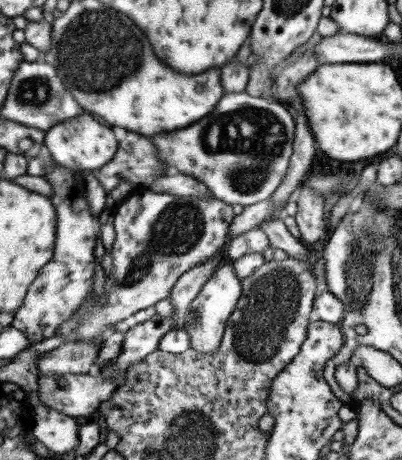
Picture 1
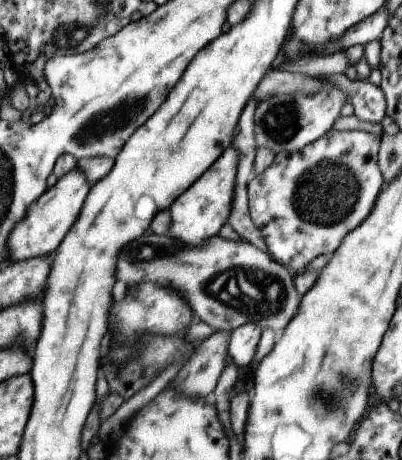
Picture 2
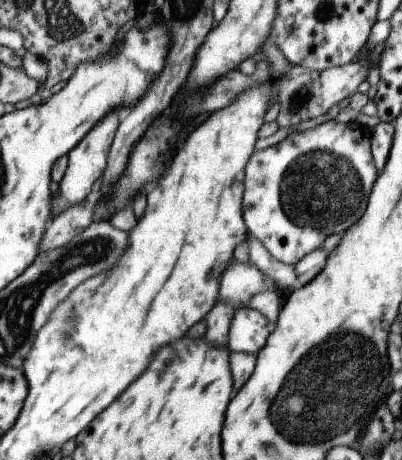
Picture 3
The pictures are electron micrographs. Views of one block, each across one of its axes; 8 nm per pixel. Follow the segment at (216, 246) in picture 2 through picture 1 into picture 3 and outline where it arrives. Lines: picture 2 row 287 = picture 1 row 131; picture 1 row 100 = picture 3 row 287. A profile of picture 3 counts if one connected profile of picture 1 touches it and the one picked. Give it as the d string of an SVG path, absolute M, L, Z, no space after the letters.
M231 260L231 264L223 270L221 278L219 278L219 304L229 304L235 310L241 308L249 308L251 298L255 298L261 292L273 290L275 292L275 284L271 282L269 286L263 284L265 274L259 272L257 266L253 266L251 262L241 264Z

